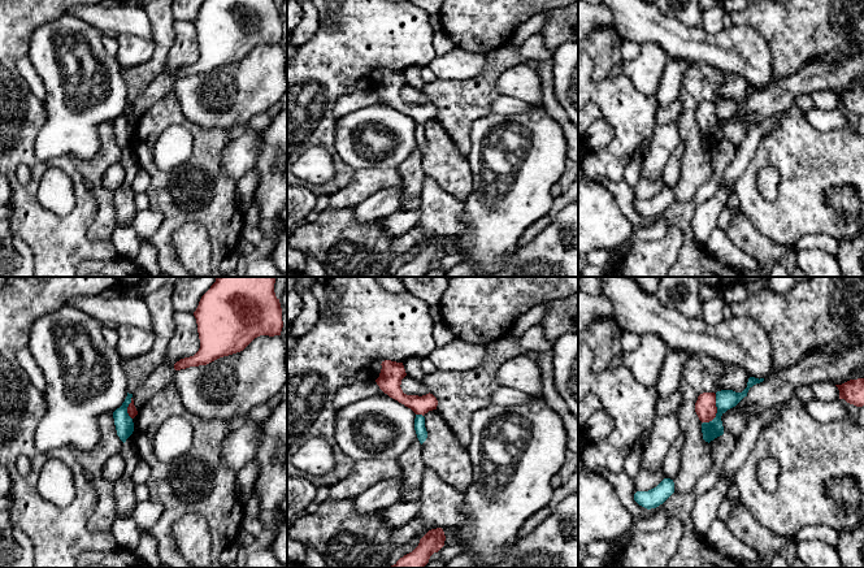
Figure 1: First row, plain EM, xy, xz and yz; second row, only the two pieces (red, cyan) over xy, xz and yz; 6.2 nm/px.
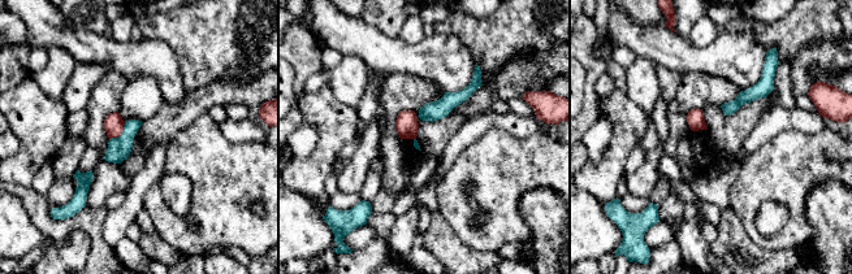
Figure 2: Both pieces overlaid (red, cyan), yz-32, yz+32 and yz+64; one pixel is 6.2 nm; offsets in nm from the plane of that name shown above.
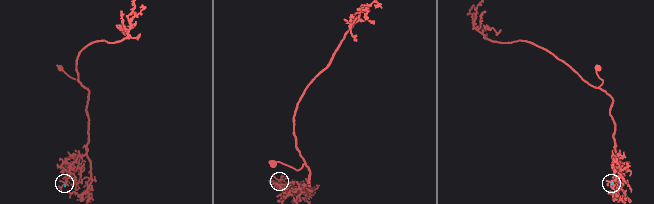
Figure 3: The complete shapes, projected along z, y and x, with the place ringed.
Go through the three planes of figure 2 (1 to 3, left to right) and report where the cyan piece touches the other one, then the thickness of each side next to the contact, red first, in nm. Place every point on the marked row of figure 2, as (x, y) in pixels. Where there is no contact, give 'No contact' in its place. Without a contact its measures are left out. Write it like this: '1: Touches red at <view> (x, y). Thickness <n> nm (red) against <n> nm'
1: Touches red at yz-32 (121, 133). Thickness 130 nm (red) against 140 nm
2: No contact
3: No contact

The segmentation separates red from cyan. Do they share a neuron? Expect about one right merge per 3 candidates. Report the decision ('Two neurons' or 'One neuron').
Two neurons

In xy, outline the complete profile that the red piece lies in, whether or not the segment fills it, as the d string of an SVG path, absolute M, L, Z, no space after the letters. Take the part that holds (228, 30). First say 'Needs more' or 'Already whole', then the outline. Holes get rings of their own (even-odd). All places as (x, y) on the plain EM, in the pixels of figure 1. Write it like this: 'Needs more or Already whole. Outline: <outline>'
Already whole. Outline: M207 0L194 25L200 57L194 65L177 70L175 79L240 61L260 44L281 44L283 36L274 0Z

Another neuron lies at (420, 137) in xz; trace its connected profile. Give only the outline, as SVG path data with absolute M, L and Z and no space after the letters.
M416 123L414 139L416 139L420 152L422 153L427 147L427 140L425 136L425 126L422 123Z

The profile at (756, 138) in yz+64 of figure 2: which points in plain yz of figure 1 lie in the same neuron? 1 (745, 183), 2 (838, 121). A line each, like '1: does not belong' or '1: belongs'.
1: does not belong
2: belongs

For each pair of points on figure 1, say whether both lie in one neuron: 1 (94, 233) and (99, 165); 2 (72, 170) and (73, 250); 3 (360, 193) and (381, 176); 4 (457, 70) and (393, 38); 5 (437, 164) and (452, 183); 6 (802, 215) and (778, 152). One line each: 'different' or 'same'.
1: same
2: same
3: same
4: different
5: same
6: same

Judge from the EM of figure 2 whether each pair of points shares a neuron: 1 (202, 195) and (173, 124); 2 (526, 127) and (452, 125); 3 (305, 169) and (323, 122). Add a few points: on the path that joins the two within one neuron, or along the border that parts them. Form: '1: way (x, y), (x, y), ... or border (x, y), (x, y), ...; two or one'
1: border (202, 116), (169, 139); two
2: border (466, 121), (450, 138), (444, 149); two
3: way (316, 157), (324, 149), (324, 134); one

